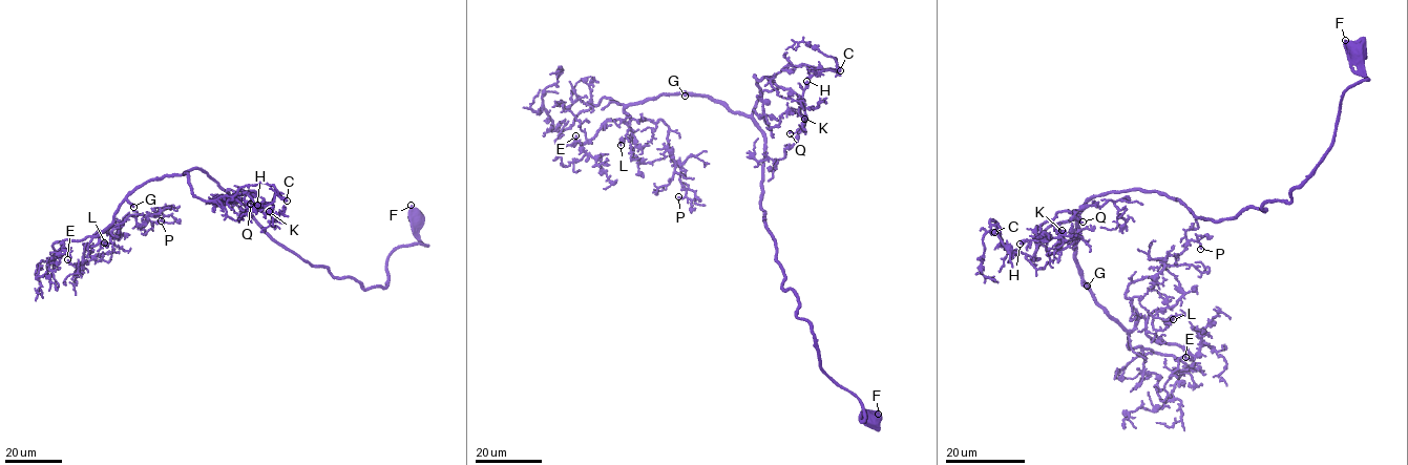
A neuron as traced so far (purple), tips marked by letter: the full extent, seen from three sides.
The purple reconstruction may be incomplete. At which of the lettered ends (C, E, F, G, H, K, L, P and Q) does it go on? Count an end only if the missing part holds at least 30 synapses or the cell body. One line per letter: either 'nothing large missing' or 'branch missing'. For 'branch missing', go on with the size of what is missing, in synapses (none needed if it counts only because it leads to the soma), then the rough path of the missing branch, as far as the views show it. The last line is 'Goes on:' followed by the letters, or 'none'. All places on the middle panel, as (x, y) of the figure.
C: nothing large missing
E: nothing large missing
F: nothing large missing
G: branch missing; about 300 synapses; missing branch runs (685, 96), (692, 108), (710, 114), (720, 110), (726, 117), (735, 151), (749, 169), (740, 199), (731, 195)
H: nothing large missing
K: nothing large missing
L: nothing large missing
P: nothing large missing
Q: nothing large missing
Goes on: G

